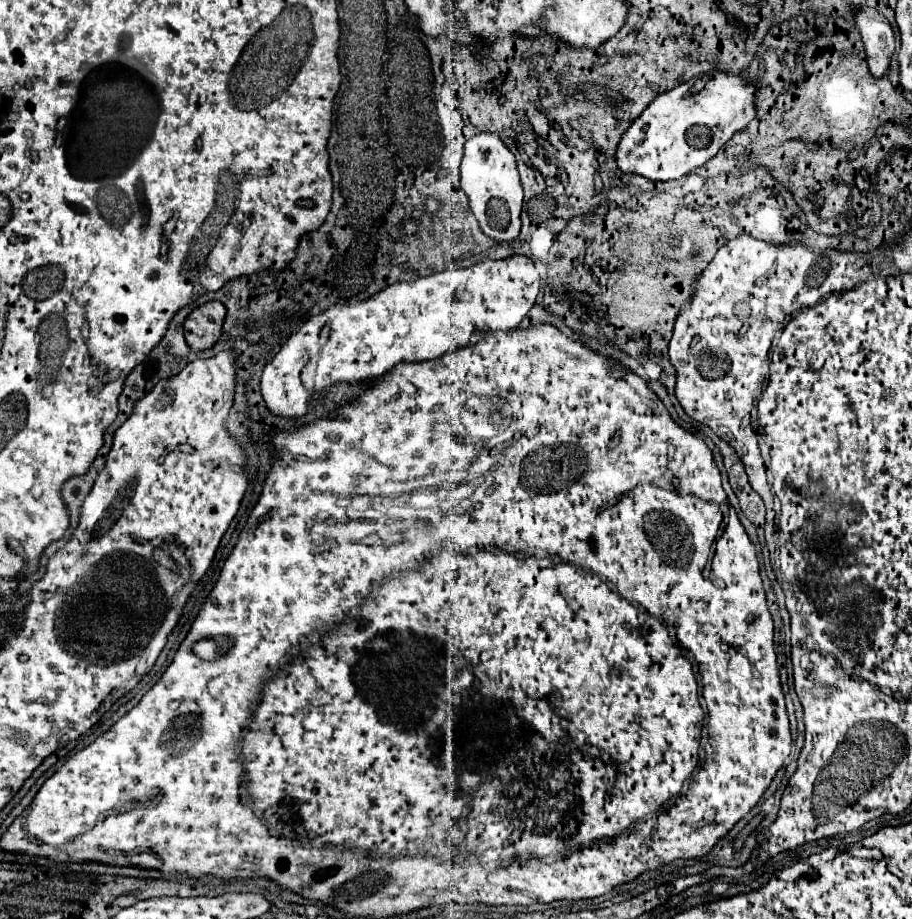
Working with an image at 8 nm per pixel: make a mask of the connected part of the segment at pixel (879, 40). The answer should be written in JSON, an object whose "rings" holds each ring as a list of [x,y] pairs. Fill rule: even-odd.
{"rings":[[[859,9],[859,13],[851,19],[861,33],[871,75],[887,75],[887,67],[895,53],[895,35],[887,17],[883,17],[877,9]]]}

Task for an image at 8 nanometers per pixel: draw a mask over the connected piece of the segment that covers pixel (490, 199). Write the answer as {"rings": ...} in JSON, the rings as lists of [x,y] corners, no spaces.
{"rings":[[[477,133],[465,141],[465,155],[461,161],[461,189],[469,197],[481,229],[495,241],[513,241],[521,231],[521,203],[523,189],[519,183],[517,161],[511,149],[497,133]]]}

